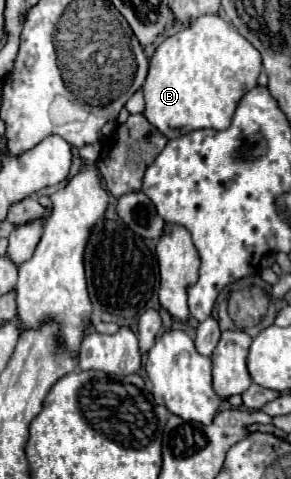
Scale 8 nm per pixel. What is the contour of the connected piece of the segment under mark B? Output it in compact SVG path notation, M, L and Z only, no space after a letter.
M203 16L189 28L169 36L153 54L143 84L143 116L167 138L179 138L191 130L225 130L241 96L257 86L261 72L259 52L223 18Z

